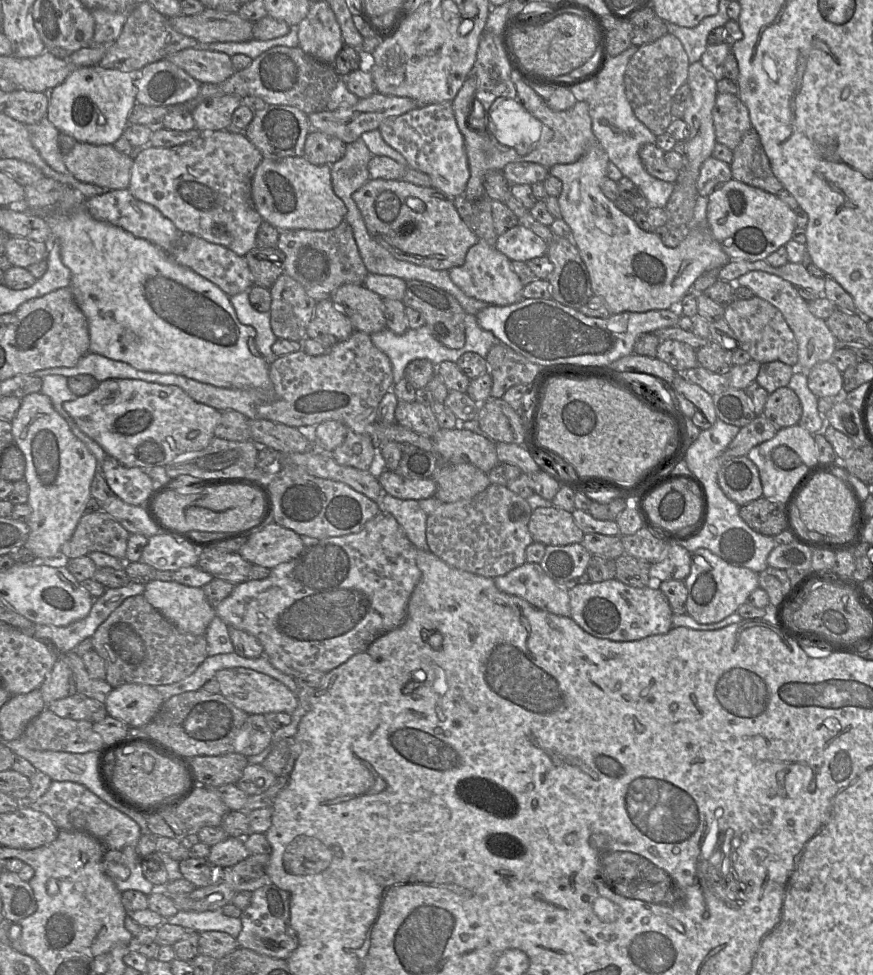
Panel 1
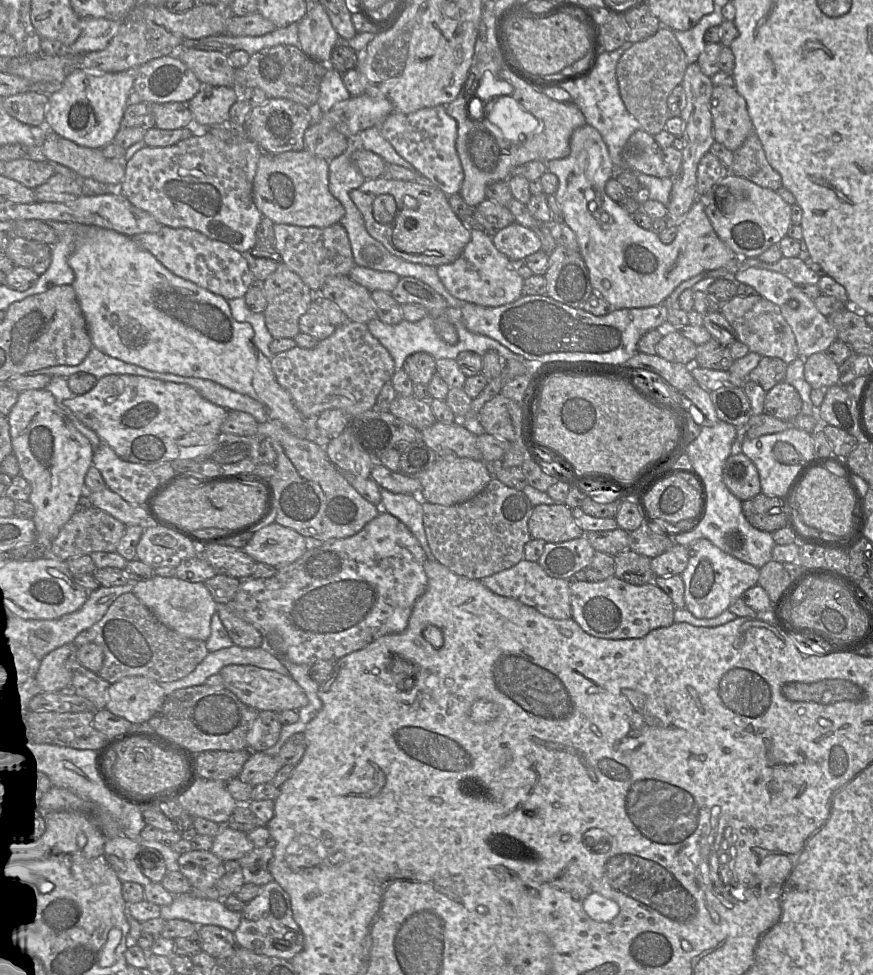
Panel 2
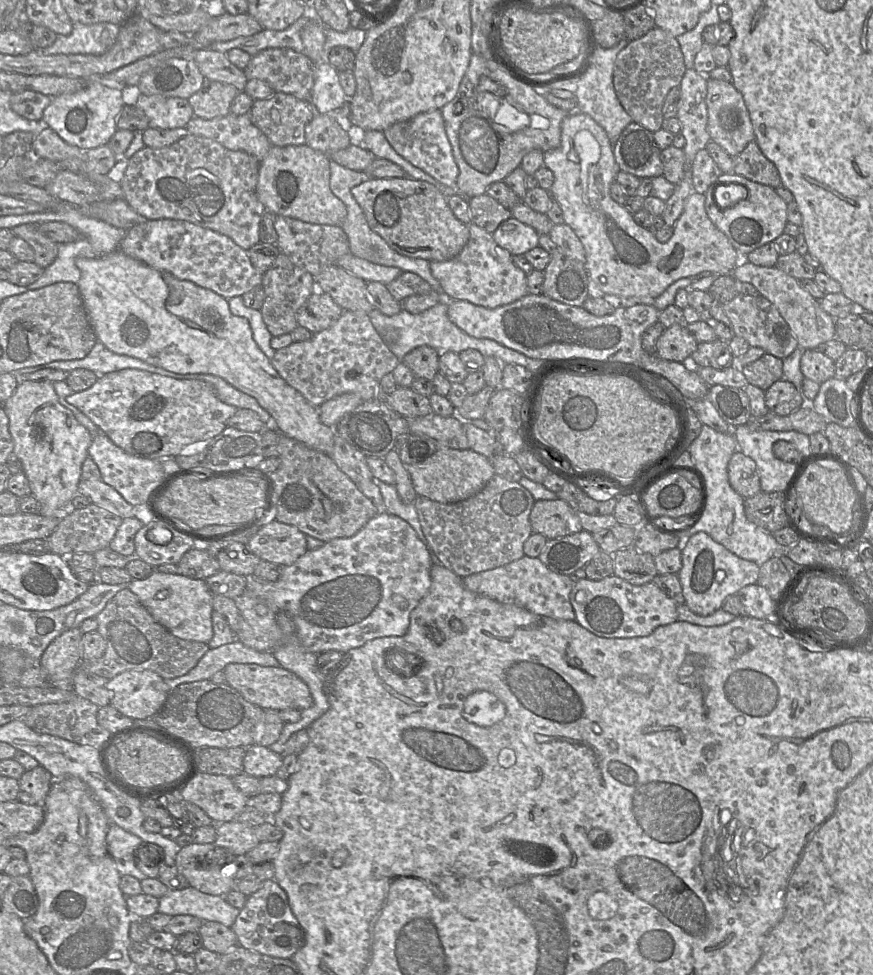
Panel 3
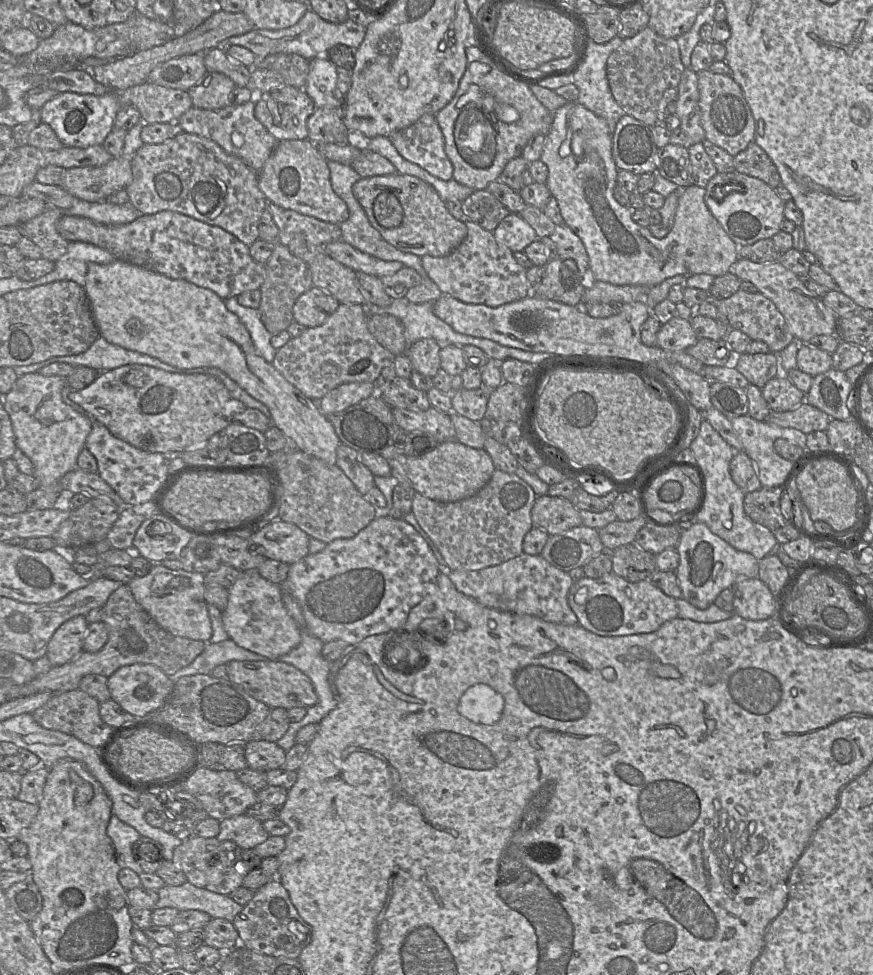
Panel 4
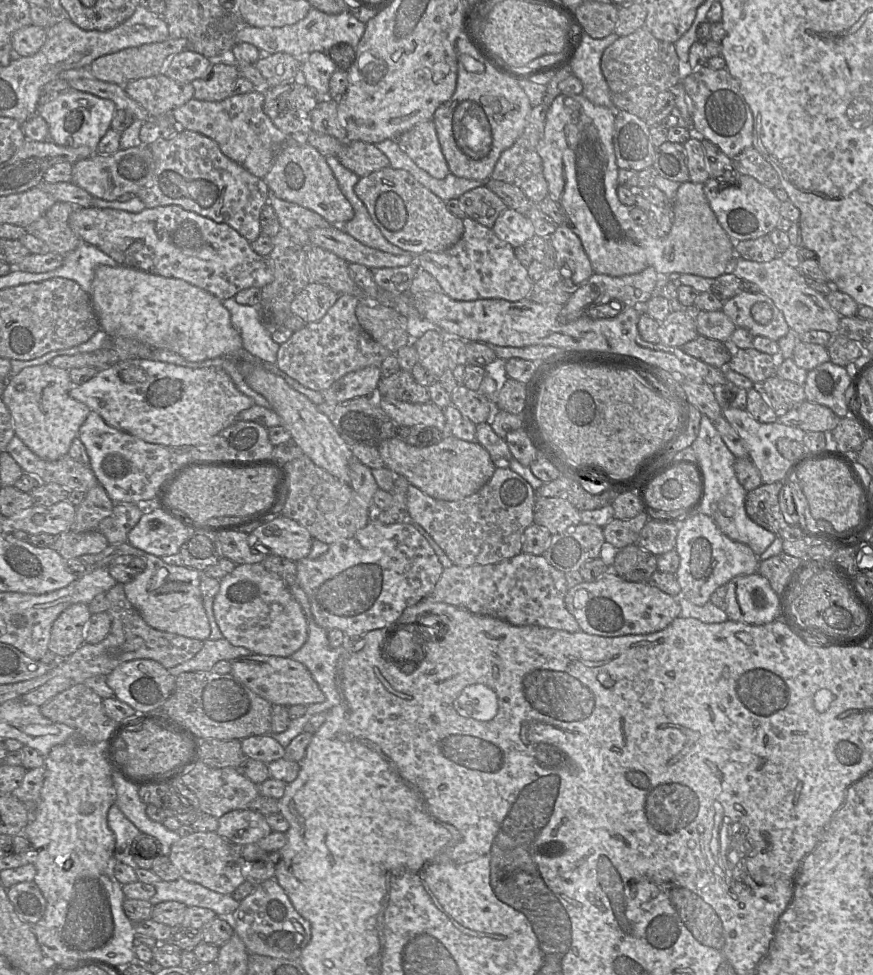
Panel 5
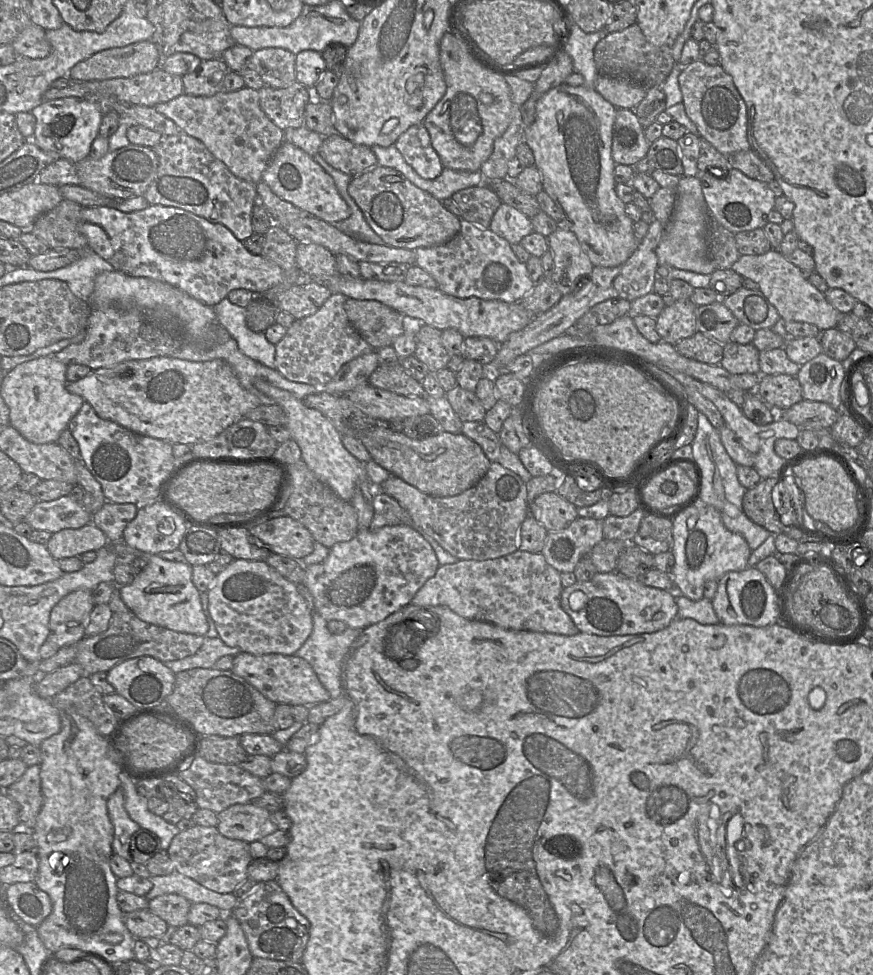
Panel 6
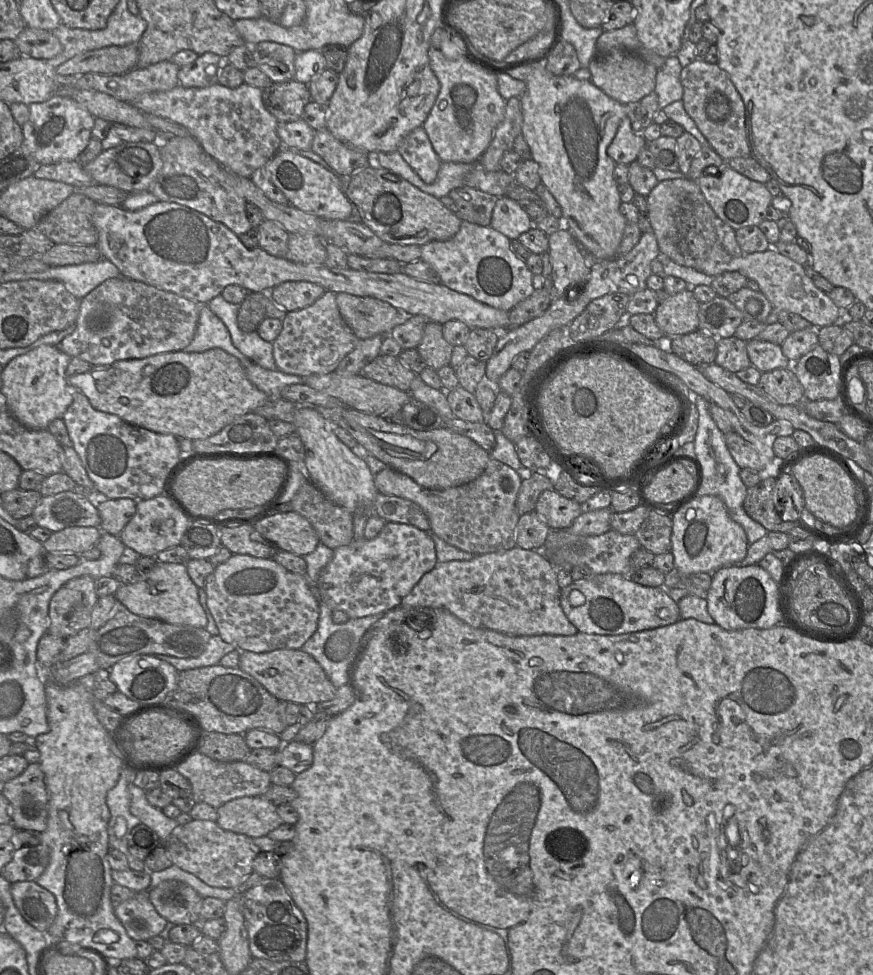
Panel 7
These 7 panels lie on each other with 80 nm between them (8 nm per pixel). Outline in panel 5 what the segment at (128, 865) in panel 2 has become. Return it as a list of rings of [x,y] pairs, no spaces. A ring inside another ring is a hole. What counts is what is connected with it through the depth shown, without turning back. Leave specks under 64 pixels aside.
[[[116,803],[109,809],[108,825],[115,834],[115,860],[131,866],[135,870],[139,866],[131,854],[131,845],[141,831],[124,815]]]

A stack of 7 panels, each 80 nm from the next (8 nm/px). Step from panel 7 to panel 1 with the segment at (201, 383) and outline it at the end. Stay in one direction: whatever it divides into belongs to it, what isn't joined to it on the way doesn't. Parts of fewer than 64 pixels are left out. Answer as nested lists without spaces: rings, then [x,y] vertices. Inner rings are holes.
[[[139,379],[104,380],[89,394],[65,401],[63,408],[108,456],[144,471],[165,466],[183,453],[204,450],[221,418],[220,411],[196,402],[178,386]]]

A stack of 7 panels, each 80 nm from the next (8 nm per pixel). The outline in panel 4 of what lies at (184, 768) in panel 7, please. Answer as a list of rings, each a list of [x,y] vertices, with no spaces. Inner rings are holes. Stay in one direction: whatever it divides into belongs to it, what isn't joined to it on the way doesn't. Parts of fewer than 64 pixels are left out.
[[[201,765],[182,787],[202,803],[208,816],[220,821],[246,813],[258,801],[257,792],[242,783],[232,770],[212,770]]]

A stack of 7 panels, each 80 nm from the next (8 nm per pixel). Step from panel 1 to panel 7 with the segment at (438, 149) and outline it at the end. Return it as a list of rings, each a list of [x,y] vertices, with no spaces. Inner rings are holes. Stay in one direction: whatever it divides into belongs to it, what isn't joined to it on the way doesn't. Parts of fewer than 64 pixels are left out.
[[[422,126],[404,137],[397,151],[425,183],[435,182],[442,161],[434,151]]]

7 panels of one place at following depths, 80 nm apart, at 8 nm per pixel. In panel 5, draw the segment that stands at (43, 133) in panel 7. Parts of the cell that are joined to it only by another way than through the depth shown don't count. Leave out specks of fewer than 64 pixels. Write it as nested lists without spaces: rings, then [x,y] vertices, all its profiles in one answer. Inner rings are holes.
[[[69,89],[41,106],[37,112],[48,124],[49,140],[62,147],[89,147],[94,153],[111,127],[117,107],[112,100]]]

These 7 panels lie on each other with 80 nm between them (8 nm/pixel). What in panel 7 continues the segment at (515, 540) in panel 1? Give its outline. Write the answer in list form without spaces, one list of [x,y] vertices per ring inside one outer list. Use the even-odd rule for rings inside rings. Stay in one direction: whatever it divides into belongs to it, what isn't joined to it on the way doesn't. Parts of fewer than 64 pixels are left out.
[[[490,458],[483,473],[475,480],[447,489],[423,487],[409,476],[391,467],[387,467],[374,475],[374,481],[379,493],[405,498],[419,505],[429,519],[431,531],[460,550],[474,555],[482,555],[509,550],[516,546],[515,532],[520,517],[516,510],[516,499],[522,478],[516,470],[496,459]]]

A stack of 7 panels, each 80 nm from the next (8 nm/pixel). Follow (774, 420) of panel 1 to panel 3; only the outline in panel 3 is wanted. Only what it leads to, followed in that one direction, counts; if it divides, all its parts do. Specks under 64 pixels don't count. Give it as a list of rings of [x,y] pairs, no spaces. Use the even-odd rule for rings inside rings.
[[[780,379],[765,391],[768,411],[787,416],[806,404],[802,394],[789,381]]]

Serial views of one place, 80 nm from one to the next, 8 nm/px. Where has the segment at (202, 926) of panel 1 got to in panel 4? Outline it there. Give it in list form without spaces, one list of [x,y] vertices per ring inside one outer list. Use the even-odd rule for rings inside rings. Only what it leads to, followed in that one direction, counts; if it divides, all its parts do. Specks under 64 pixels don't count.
[[[190,882],[179,886],[165,885],[158,890],[159,899],[155,908],[173,907],[179,911],[200,910],[211,918],[222,918],[233,922],[243,906],[229,895],[197,887]]]

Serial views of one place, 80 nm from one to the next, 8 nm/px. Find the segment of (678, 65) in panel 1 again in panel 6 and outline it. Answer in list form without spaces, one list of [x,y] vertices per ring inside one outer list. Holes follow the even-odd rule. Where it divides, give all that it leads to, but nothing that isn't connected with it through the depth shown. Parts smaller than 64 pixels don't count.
[[[637,24],[620,32],[609,33],[601,39],[594,48],[594,61],[600,75],[627,78],[640,83],[647,90],[660,87],[676,63],[671,48],[657,47],[649,43]]]

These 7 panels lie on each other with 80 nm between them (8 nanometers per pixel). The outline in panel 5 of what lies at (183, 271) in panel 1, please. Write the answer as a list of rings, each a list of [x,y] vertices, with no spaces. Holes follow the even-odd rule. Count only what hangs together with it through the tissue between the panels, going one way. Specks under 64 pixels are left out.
[[[125,265],[98,266],[89,294],[100,328],[109,337],[132,338],[153,348],[175,352],[188,362],[233,355],[243,348],[241,336],[233,327],[230,313],[222,301],[184,280],[167,278]],[[254,366],[246,376],[248,386],[262,395],[270,403],[281,419],[281,426],[291,435],[294,442],[315,465],[324,469],[340,481],[350,484],[349,461],[350,447],[339,435],[329,418],[320,412],[317,406],[306,396],[291,388],[283,378],[266,370],[263,366]]]

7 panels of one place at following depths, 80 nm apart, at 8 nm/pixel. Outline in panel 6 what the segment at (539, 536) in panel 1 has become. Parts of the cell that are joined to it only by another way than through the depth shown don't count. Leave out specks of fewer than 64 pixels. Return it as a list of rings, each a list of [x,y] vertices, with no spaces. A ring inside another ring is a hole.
[[[546,492],[530,503],[529,514],[548,532],[554,532],[574,521],[578,517],[578,508],[556,492]]]

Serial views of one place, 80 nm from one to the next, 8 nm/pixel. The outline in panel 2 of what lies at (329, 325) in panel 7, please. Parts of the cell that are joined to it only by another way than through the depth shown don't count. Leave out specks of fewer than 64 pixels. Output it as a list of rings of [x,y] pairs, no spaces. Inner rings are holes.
[[[348,321],[315,348],[296,346],[275,354],[270,360],[277,382],[291,396],[297,410],[306,418],[317,418],[327,409],[340,409],[351,418],[371,410],[383,385],[395,373],[394,360],[372,336],[367,324]]]

